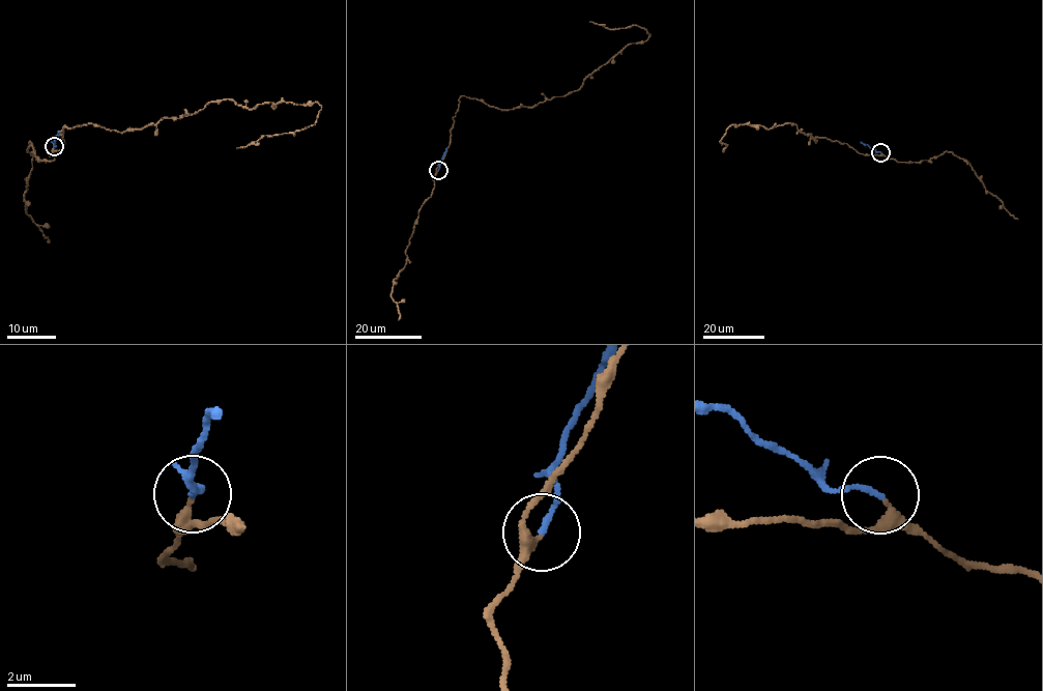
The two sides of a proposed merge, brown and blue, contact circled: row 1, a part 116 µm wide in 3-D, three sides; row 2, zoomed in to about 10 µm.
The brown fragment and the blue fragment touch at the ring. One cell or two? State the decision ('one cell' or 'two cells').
one cell

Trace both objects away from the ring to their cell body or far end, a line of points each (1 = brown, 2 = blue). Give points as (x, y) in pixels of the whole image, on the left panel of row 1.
1: (54, 147), (64, 146), (64, 126), (142, 130), (228, 98), (249, 109), (321, 107), (303, 130), (237, 149)
2: (54, 146), (59, 131)

